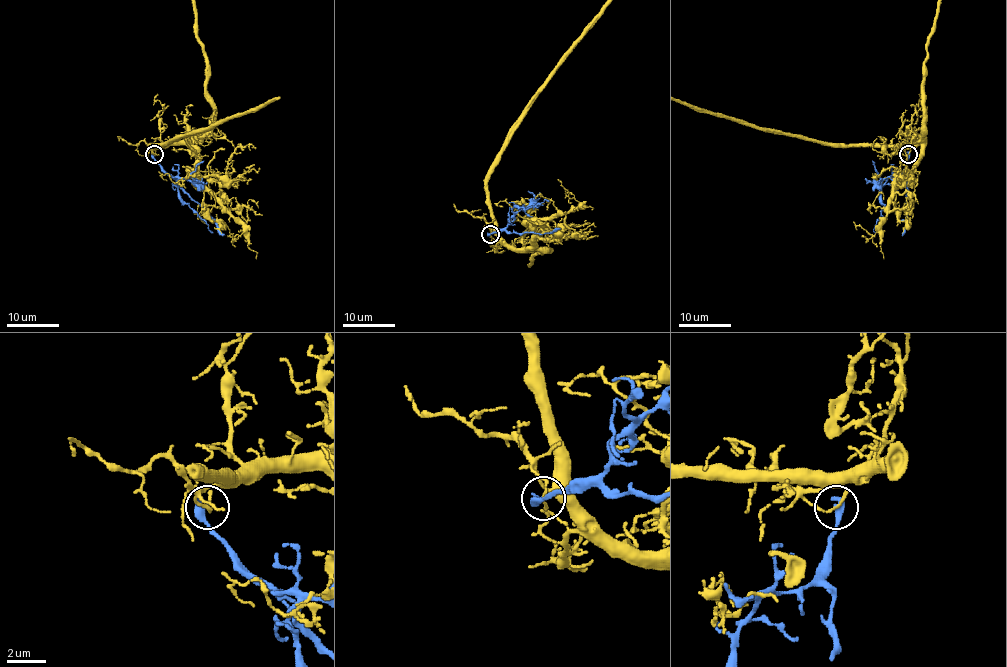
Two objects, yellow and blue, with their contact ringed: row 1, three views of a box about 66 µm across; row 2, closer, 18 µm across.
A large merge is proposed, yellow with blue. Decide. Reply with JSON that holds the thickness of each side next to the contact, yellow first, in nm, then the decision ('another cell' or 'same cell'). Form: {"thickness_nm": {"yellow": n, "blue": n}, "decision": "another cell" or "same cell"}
{"thickness_nm": {"yellow": 160, "blue": 420}, "decision": "another cell"}

